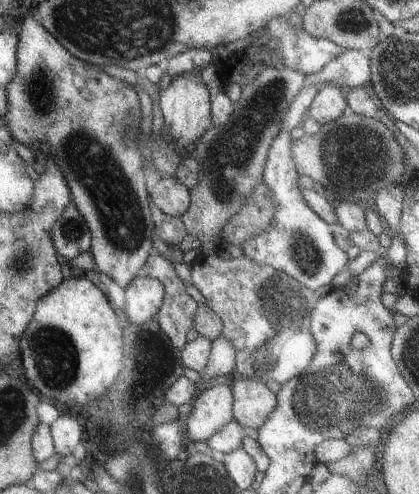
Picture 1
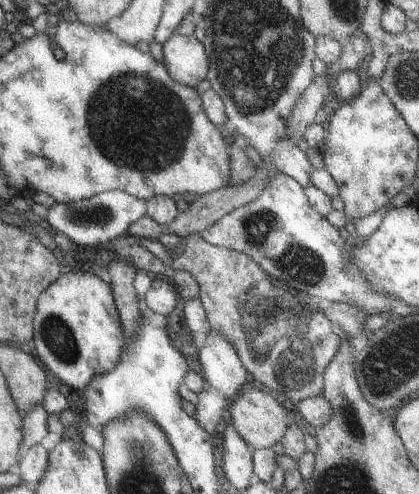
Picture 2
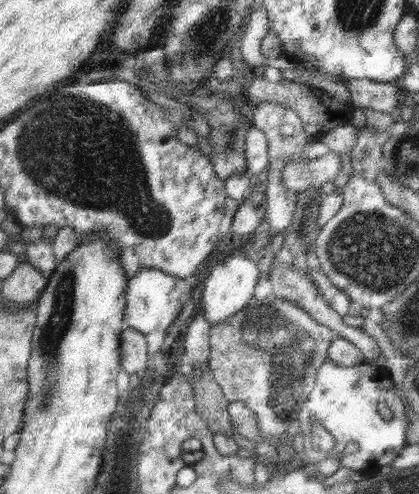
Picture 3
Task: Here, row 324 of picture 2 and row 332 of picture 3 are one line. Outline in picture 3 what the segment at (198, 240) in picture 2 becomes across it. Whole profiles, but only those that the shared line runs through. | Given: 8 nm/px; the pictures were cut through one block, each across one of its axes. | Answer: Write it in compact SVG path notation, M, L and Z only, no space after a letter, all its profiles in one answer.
M275 296L251 298L241 312L209 330L209 376L223 390L227 402L243 402L255 414L257 430L265 442L255 446L251 458L263 462L273 478L283 478L289 468L281 464L269 438L293 430L299 406L315 388L317 370L327 360L327 350L335 338L333 330L311 320L295 304Z

